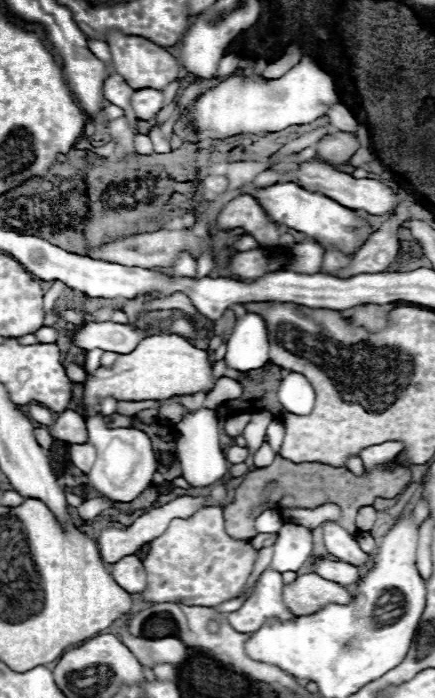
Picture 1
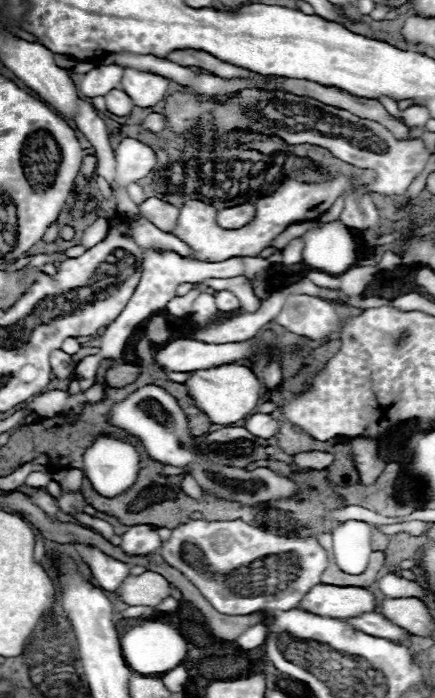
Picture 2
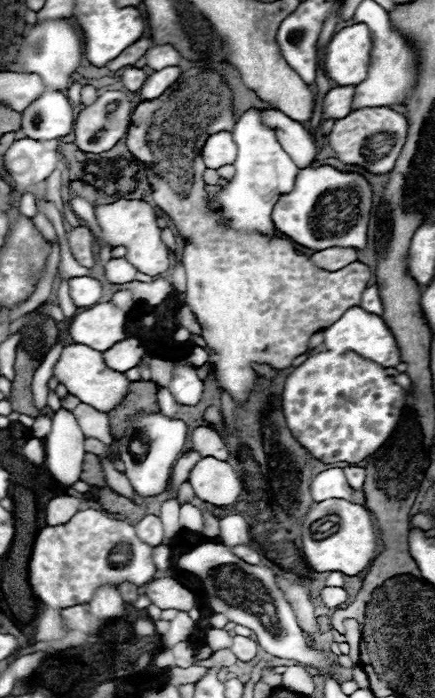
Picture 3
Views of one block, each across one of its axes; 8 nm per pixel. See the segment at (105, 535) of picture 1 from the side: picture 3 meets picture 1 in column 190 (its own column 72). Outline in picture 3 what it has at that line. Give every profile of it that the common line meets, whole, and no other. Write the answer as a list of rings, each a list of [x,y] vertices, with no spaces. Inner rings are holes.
[[[68,494],[56,496],[46,504],[46,524],[48,526],[60,526],[66,524],[74,512],[80,510],[80,500]]]

